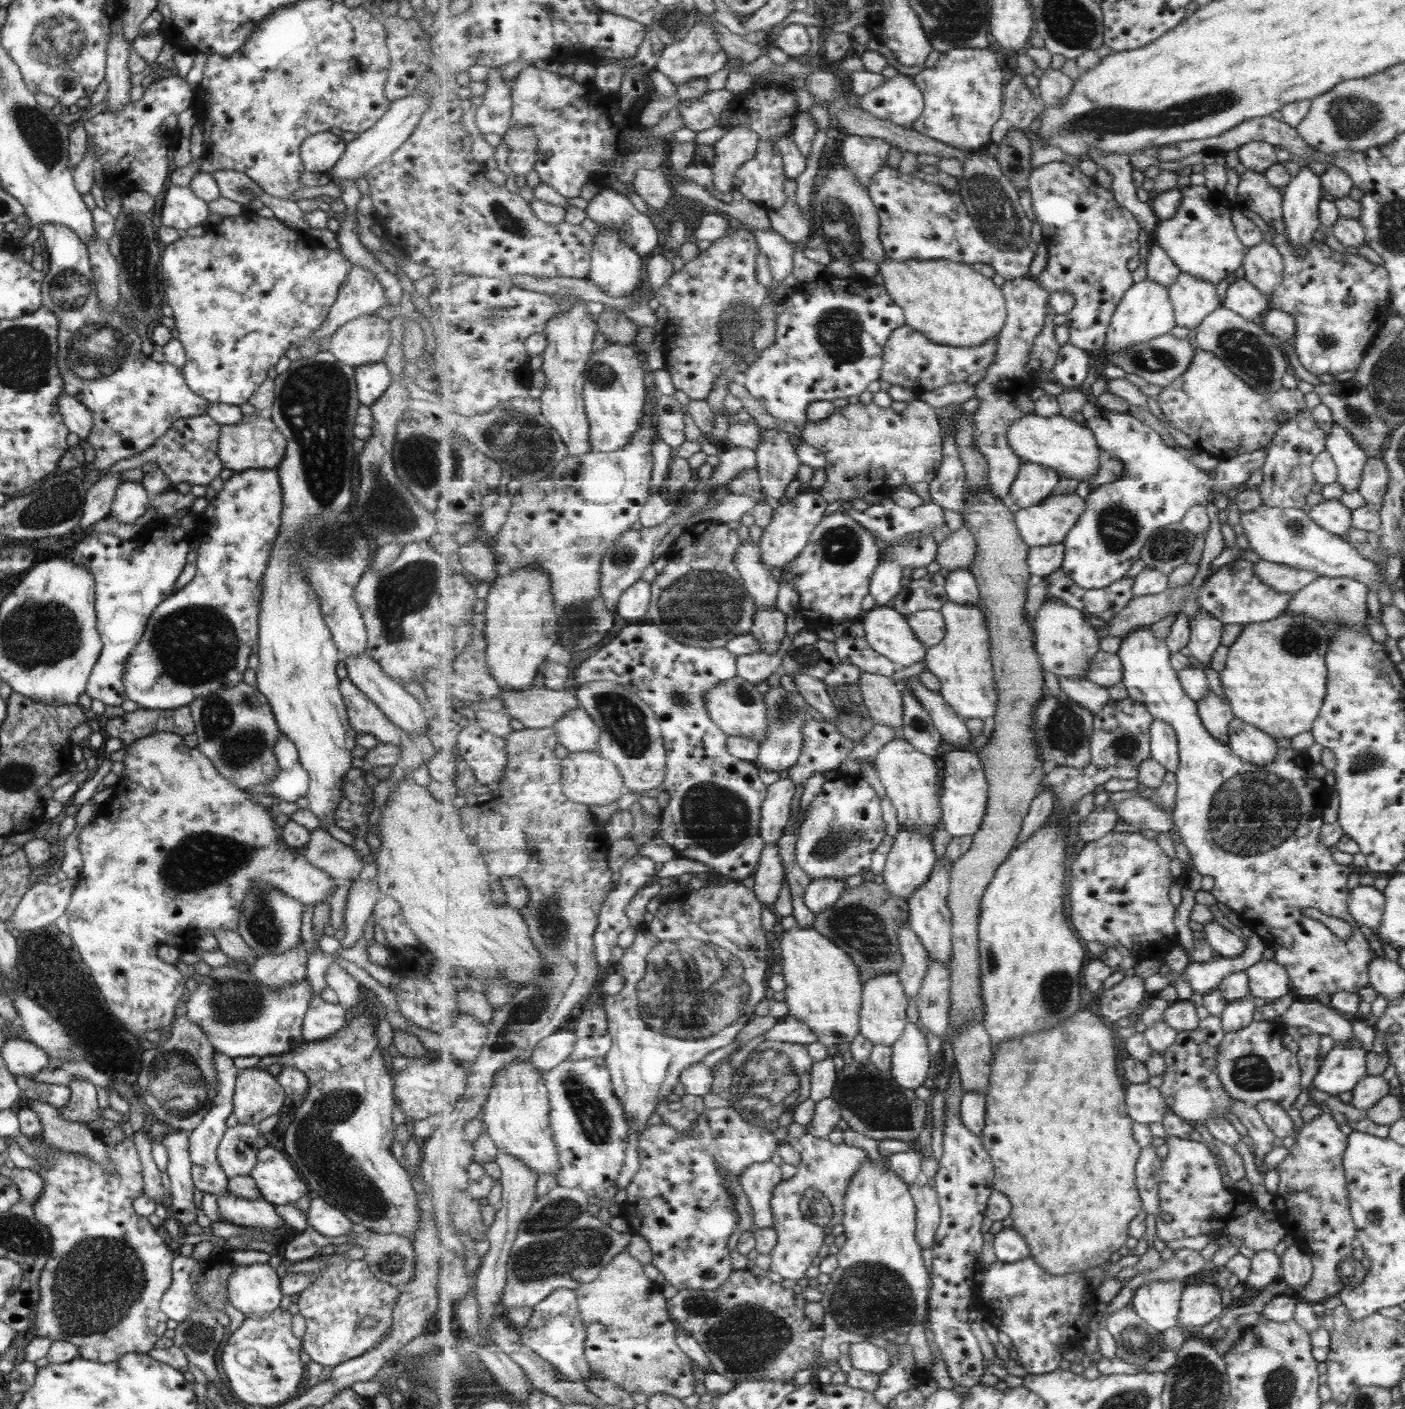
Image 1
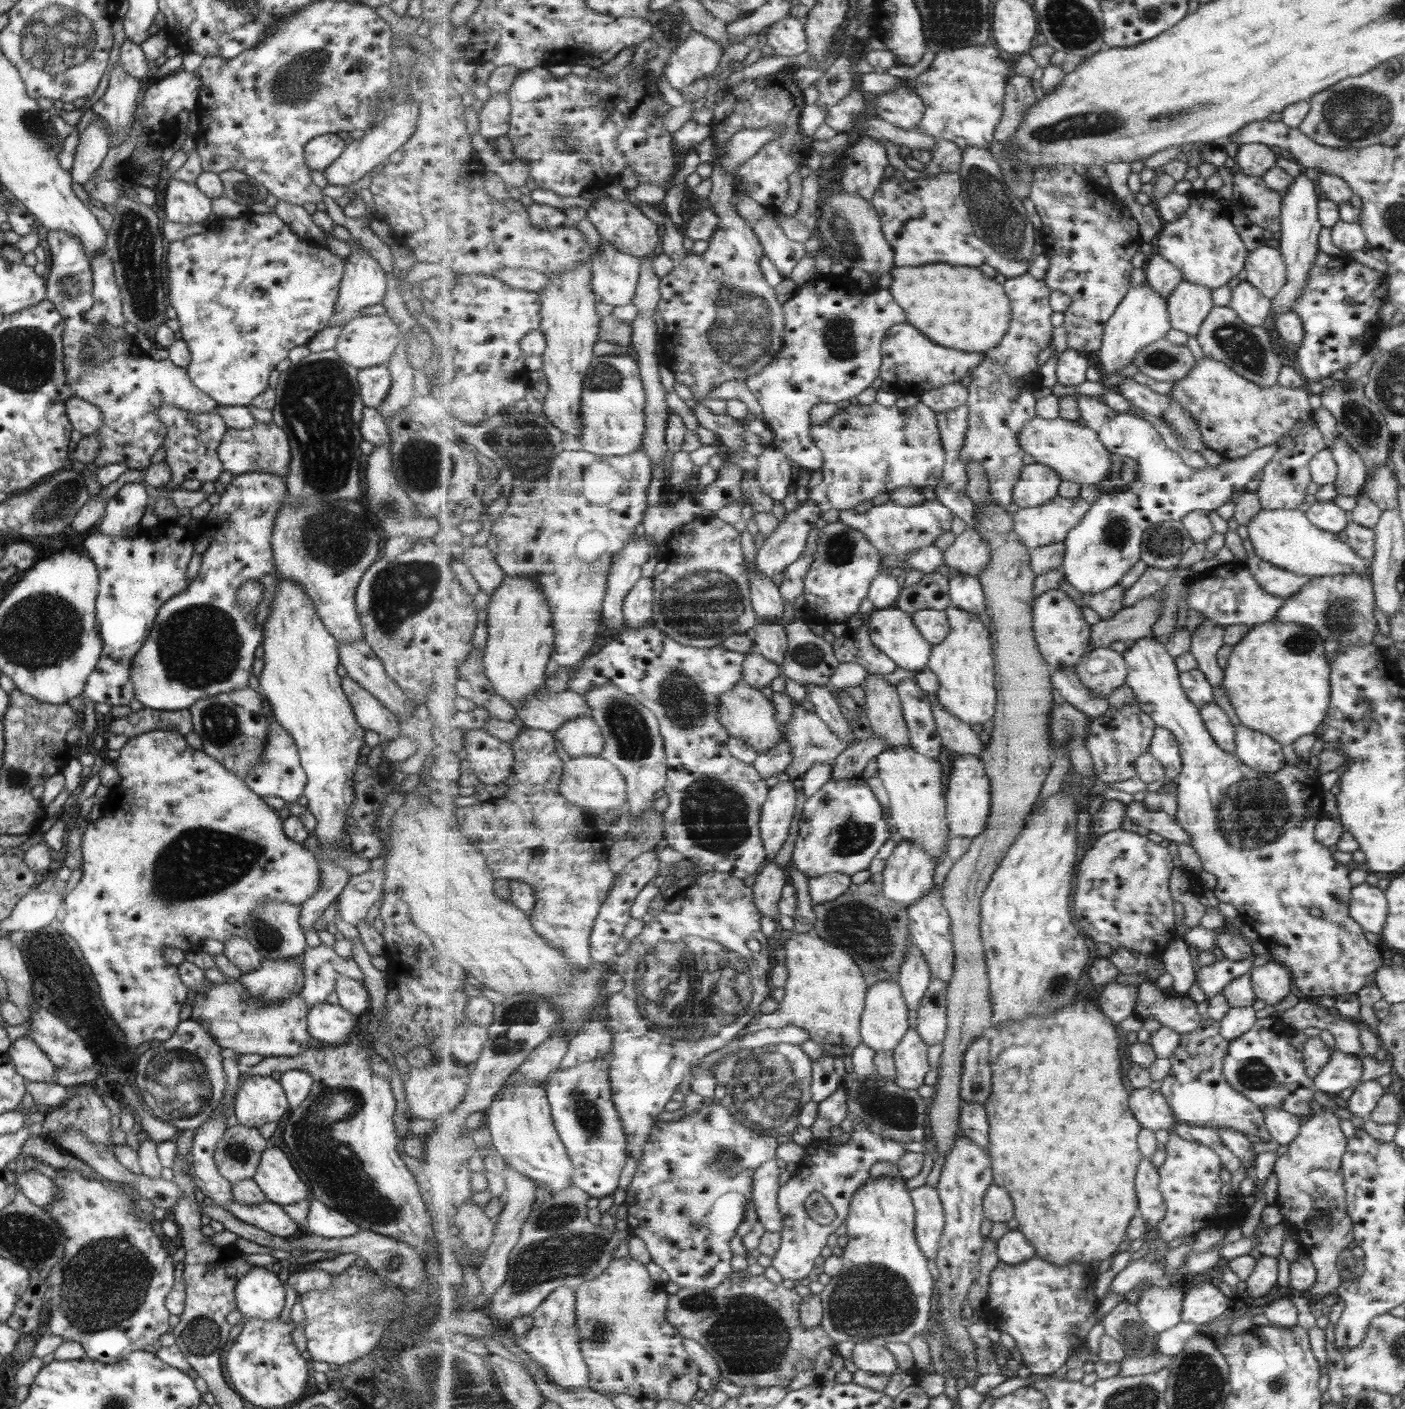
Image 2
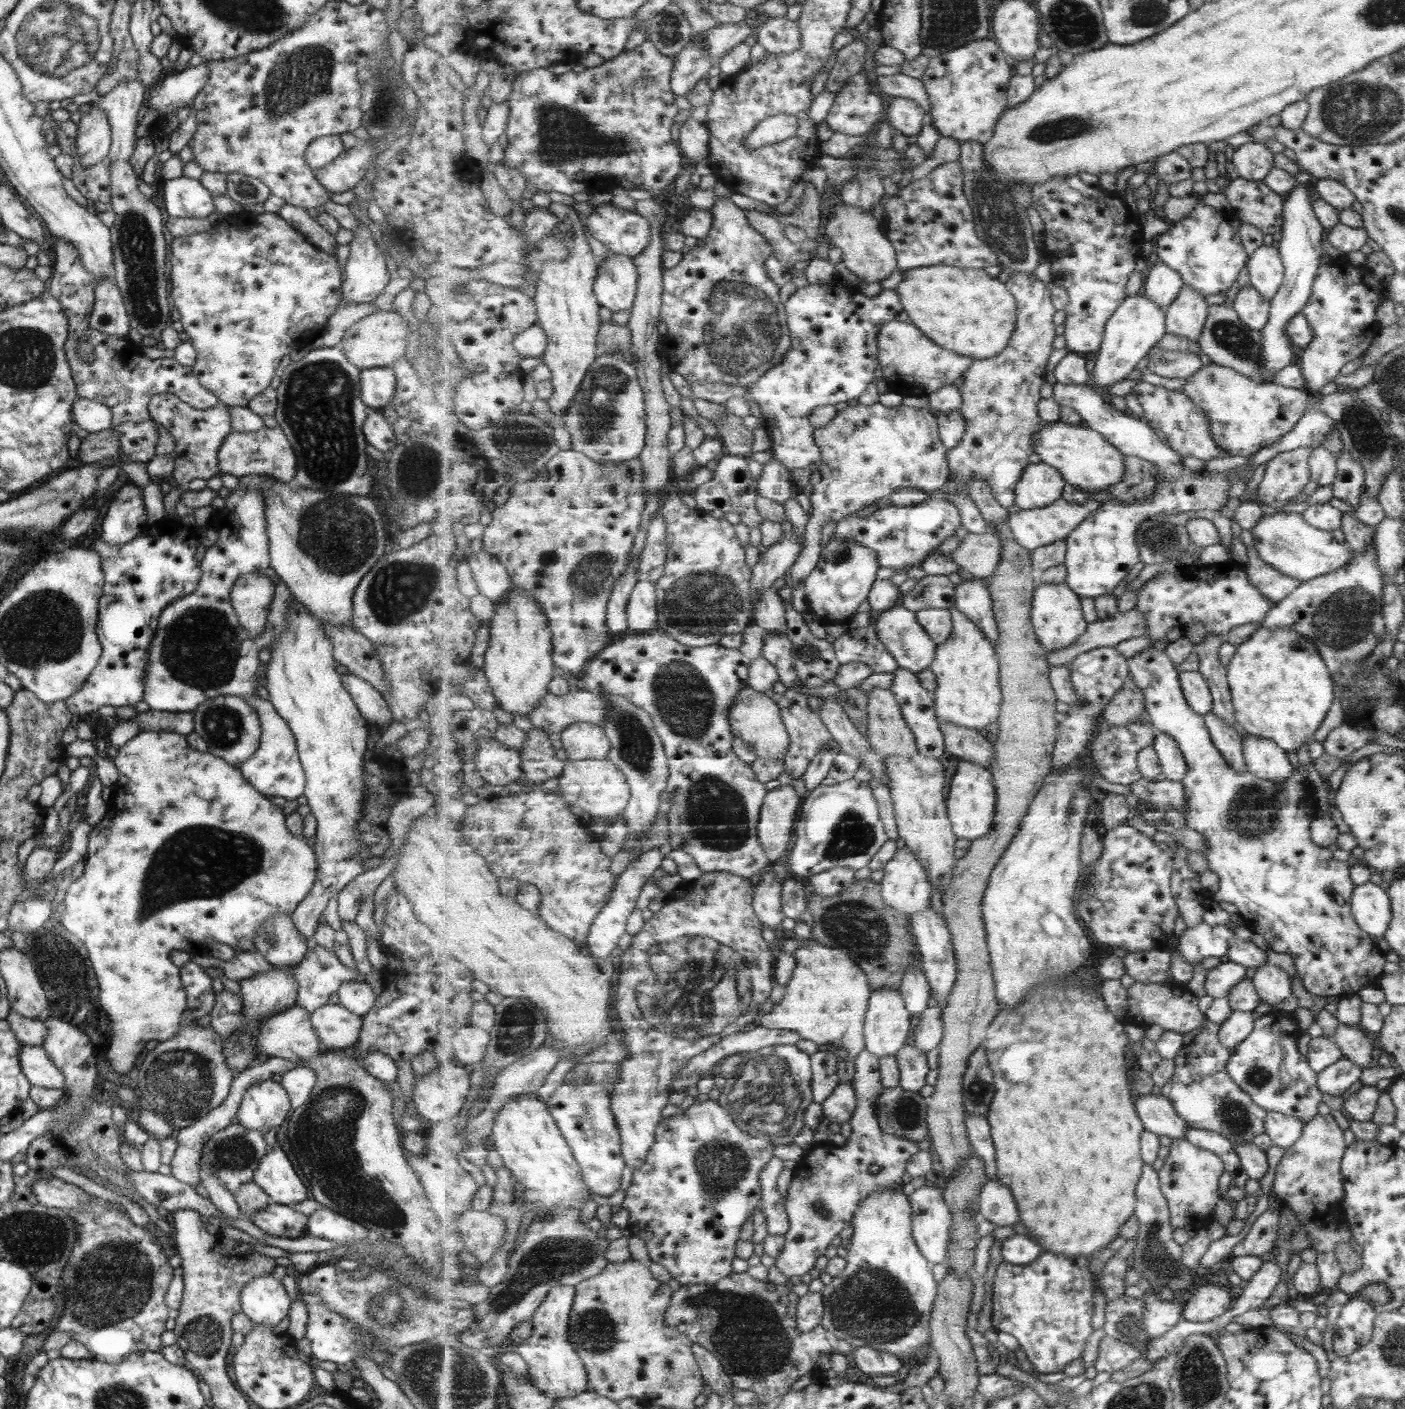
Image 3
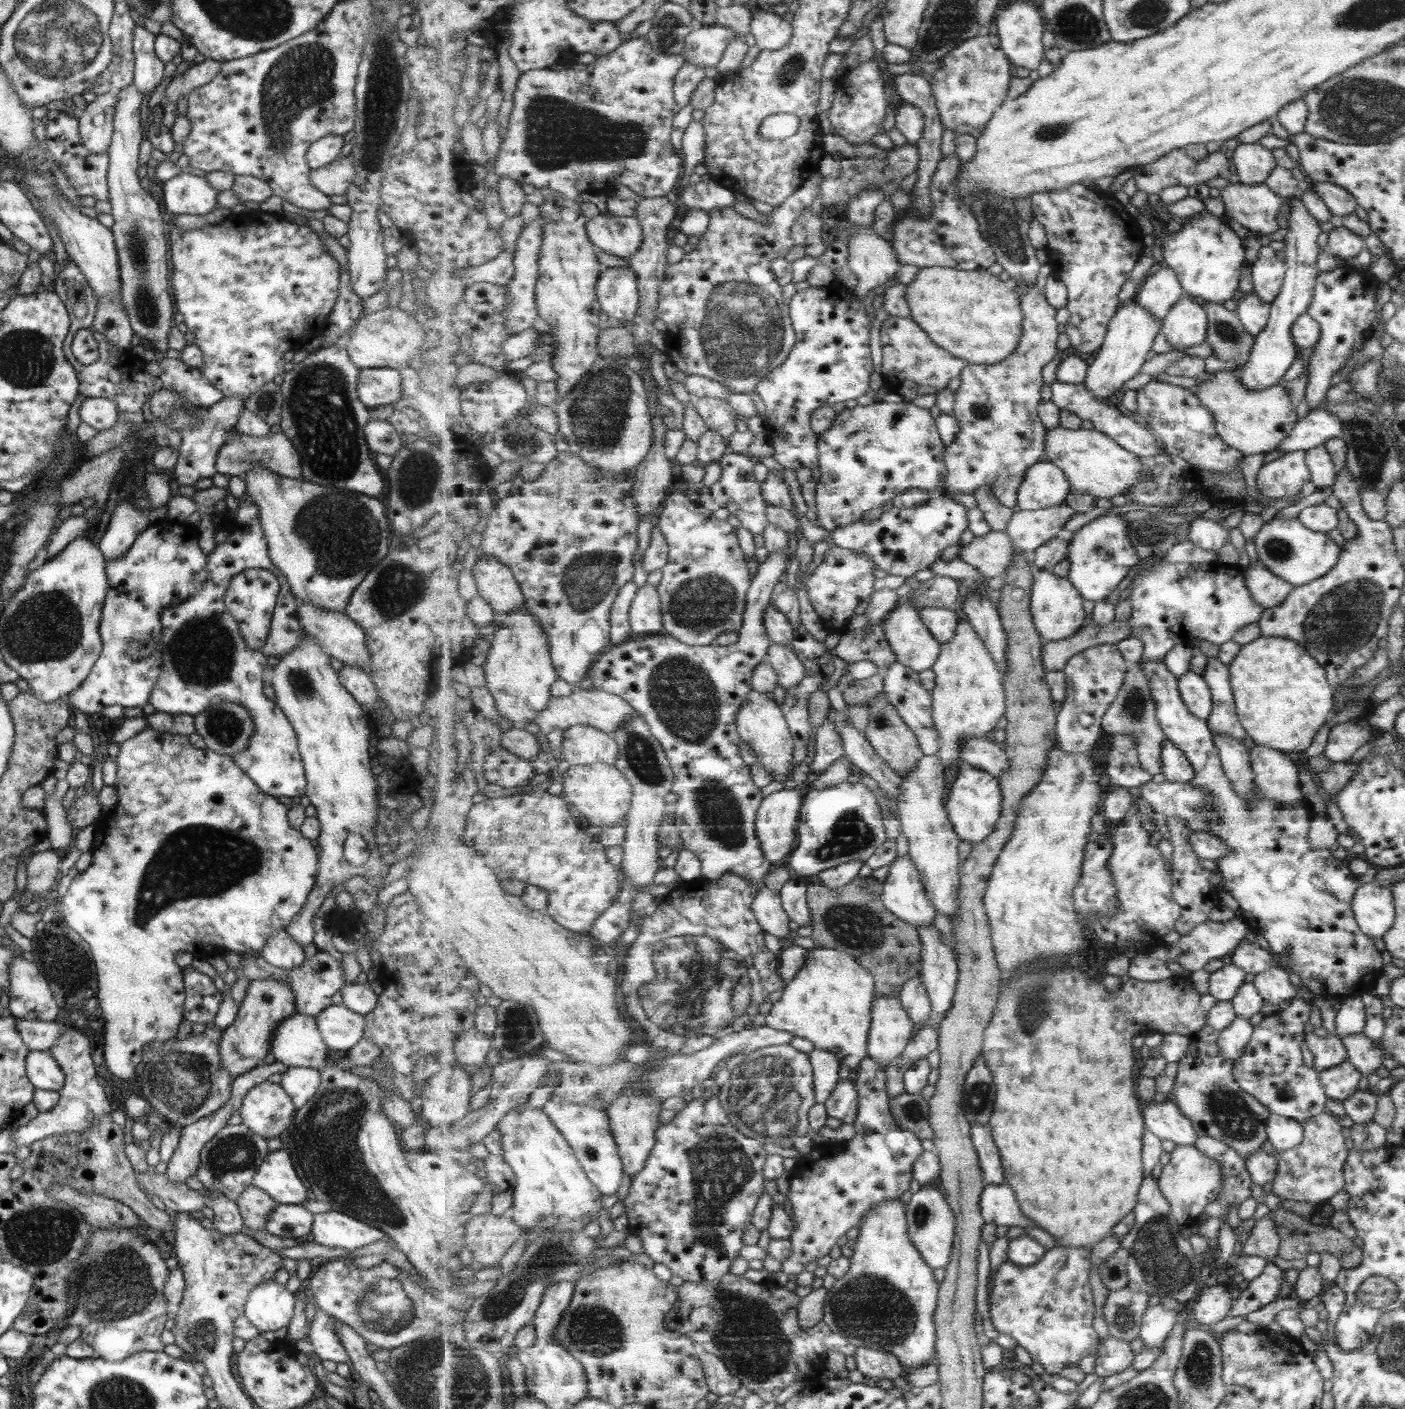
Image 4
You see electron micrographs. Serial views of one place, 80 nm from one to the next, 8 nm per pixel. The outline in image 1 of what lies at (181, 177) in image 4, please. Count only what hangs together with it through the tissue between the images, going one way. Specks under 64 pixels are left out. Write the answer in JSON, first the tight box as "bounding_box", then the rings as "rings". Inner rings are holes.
{"bounding_box":[160,186,209,237],"rings":[[[171,186],[163,196],[160,224],[175,228],[178,237],[185,237],[185,230],[205,224],[209,211],[188,187]]]}

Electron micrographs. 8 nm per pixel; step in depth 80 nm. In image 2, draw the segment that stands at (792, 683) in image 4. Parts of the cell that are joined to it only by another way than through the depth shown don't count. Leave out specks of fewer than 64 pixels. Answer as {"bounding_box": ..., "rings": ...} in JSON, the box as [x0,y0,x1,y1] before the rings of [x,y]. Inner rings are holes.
{"bounding_box":[752,621,789,667],"rings":[[[761,621],[752,631],[752,637],[757,645],[754,653],[765,656],[771,662],[777,662],[780,667],[785,664],[789,652],[786,625]]]}

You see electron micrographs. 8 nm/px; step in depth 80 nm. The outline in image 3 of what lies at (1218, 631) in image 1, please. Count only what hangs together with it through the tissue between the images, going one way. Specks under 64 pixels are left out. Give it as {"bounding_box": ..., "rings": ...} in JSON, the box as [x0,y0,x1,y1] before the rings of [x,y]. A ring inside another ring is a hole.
{"bounding_box":[1194,634,1235,728],"rings":[[[1208,634],[1204,641],[1194,646],[1194,652],[1197,653],[1200,660],[1198,672],[1210,686],[1212,697],[1214,698],[1214,711],[1217,716],[1233,728],[1235,716],[1231,706],[1231,687],[1228,681],[1228,666],[1220,662],[1221,646],[1225,642],[1223,637]]]}

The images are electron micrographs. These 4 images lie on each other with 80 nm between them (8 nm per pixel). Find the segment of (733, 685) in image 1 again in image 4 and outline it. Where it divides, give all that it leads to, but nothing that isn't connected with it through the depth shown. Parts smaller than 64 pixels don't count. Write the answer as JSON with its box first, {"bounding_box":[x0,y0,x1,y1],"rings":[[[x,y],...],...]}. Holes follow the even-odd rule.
{"bounding_box":[736,691,795,783],"rings":[[[753,691],[736,715],[741,739],[755,749],[758,762],[774,774],[774,781],[783,783],[787,775],[791,777],[795,743],[782,707],[771,698],[767,698],[765,693]]]}

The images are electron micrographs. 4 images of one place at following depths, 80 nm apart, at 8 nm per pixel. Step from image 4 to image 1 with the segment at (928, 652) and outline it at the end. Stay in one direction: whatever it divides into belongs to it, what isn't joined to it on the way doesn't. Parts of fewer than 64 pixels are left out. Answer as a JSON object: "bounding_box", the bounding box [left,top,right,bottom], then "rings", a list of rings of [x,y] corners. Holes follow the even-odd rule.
{"bounding_box":[864,606,929,666],"rings":[[[874,606],[864,613],[866,639],[873,650],[887,656],[898,666],[926,662],[929,649],[911,629],[908,616],[893,606]]]}

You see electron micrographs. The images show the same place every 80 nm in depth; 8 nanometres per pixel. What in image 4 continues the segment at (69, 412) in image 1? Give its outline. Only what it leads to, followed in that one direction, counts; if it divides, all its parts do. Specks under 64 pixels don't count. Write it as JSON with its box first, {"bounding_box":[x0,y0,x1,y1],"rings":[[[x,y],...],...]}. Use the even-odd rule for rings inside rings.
{"bounding_box":[74,398,115,430],"rings":[[[106,398],[79,399],[74,408],[78,411],[78,420],[93,430],[105,430],[115,424],[115,403]]]}

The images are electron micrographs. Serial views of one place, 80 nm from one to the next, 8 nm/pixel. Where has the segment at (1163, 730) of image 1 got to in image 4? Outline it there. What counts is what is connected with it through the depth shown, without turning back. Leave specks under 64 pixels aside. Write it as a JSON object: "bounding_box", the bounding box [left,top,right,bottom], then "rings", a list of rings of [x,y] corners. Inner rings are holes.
{"bounding_box":[1162,740,1195,783],"rings":[[[1167,740],[1162,748],[1162,774],[1171,782],[1189,783],[1195,778],[1195,769],[1186,754],[1174,742]]]}

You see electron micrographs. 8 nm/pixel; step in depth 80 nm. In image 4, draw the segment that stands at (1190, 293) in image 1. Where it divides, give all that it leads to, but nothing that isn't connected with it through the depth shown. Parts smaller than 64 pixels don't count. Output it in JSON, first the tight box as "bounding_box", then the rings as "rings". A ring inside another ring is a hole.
{"bounding_box":[1162,292,1208,350],"rings":[[[1187,292],[1162,322],[1162,333],[1174,346],[1174,350],[1185,350],[1205,343],[1208,328],[1208,312]]]}

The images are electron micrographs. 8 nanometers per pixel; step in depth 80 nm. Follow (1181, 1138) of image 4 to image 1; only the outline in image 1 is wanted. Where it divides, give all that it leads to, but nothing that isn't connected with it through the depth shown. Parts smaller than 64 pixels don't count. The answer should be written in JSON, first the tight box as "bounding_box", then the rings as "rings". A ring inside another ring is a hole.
{"bounding_box":[1126,1084,1168,1126],"rings":[[[1130,1084],[1126,1090],[1128,1114],[1140,1124],[1151,1126],[1163,1122],[1168,1105],[1160,1088],[1151,1084]]]}

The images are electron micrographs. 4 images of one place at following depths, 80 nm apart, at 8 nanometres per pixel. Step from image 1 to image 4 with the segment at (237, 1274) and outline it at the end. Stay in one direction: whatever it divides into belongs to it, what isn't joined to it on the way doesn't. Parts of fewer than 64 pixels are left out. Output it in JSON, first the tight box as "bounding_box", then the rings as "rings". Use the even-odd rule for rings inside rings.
{"bounding_box":[242,1280,297,1333],"rings":[[[273,1280],[260,1282],[247,1293],[242,1315],[259,1333],[277,1330],[292,1318],[297,1297]]]}

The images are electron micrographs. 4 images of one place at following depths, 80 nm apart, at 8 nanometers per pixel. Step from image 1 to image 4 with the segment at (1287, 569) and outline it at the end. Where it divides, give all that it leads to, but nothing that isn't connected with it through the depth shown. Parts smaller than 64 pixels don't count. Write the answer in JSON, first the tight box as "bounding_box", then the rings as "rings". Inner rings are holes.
{"bounding_box":[1245,560,1291,610],"rings":[[[1258,560],[1249,564],[1246,569],[1245,584],[1251,600],[1259,605],[1261,610],[1281,604],[1290,594],[1291,584],[1266,569]]]}

